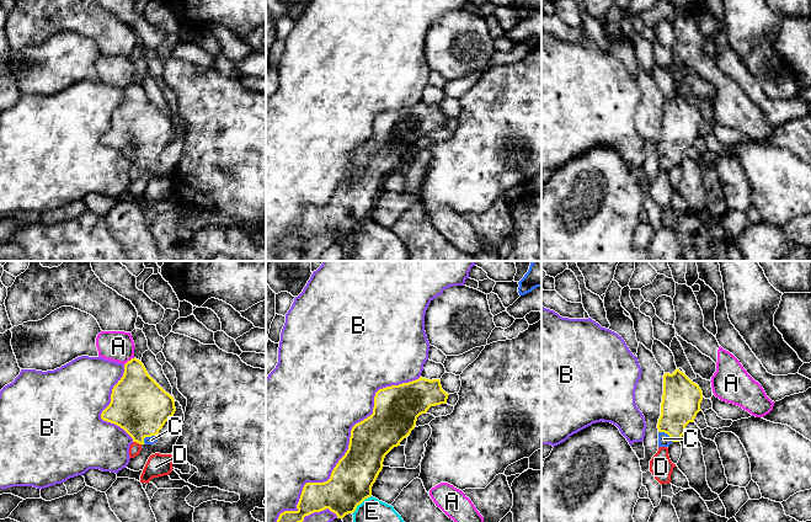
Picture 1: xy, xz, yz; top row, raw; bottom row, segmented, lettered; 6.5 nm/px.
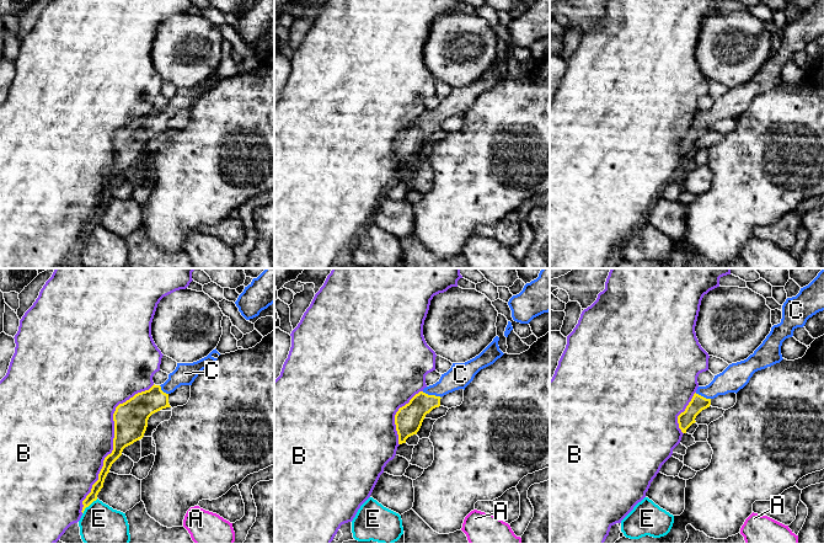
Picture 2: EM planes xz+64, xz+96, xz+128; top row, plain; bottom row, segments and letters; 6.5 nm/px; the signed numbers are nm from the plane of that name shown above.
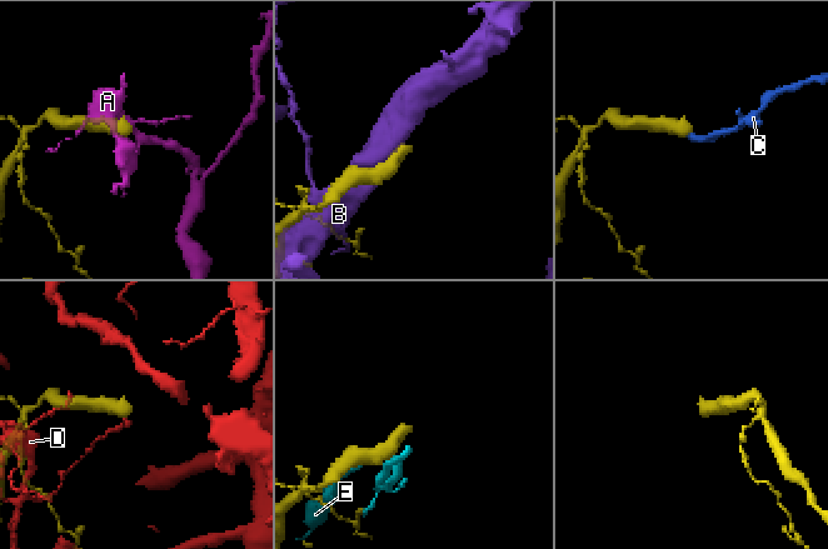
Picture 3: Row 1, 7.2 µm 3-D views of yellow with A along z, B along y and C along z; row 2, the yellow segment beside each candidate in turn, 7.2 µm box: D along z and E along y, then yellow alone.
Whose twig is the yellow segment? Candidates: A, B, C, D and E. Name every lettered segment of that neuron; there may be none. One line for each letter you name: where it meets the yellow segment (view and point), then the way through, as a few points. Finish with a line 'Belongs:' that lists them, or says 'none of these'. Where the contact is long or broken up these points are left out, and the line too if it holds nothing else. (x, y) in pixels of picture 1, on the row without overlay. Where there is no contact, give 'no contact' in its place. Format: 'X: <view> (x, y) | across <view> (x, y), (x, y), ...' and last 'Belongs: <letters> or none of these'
C: xy (148, 160) | across xy (139, 129), (143, 152), (148, 160), (151, 164)
Belongs: C

